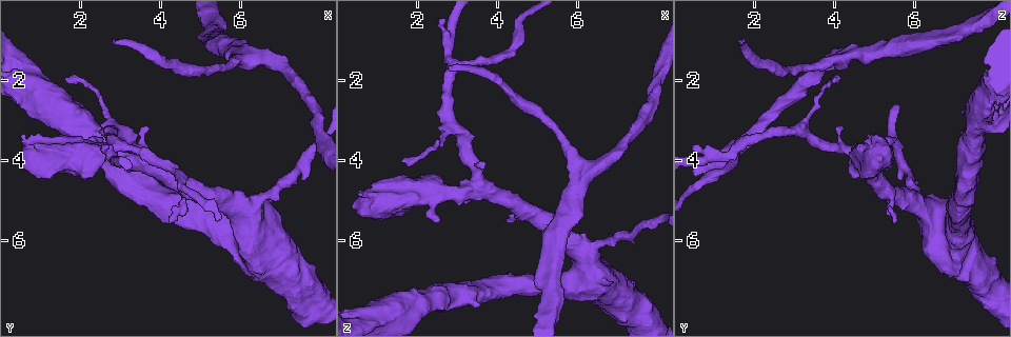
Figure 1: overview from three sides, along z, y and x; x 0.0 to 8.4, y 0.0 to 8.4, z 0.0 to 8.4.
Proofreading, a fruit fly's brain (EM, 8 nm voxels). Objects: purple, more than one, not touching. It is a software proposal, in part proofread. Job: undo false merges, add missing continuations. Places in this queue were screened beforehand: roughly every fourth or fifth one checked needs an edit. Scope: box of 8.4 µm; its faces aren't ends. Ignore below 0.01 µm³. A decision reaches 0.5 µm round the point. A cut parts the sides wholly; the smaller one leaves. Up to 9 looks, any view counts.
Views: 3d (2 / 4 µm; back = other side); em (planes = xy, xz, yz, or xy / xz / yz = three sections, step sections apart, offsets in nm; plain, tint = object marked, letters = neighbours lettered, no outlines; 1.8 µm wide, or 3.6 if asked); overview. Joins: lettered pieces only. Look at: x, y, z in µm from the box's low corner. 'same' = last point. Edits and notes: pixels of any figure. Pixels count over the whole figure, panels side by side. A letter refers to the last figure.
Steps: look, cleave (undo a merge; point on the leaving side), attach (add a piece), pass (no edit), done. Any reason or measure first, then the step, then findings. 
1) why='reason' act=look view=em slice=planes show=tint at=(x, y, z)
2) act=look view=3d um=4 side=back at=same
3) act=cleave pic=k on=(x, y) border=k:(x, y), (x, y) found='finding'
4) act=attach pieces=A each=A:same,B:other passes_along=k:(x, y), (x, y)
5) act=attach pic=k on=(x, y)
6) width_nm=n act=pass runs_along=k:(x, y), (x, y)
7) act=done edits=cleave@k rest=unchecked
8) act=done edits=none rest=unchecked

act=look view=3d um=4 at=(2.85, 1.10, 1.70)

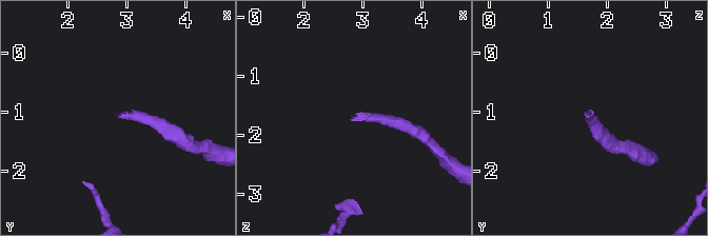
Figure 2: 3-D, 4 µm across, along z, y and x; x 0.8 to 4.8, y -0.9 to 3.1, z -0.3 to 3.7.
why='now the EM' act=look view=em slice=planes show=letters at=(2.80, 1.10, 1.70)

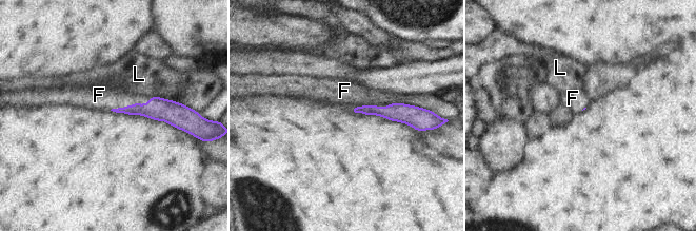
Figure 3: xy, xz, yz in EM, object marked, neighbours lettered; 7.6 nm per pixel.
act=attach pieces=F each=F:same,L:other found='the neuron continues'

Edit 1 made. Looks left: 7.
why='a fork' act=look view=3d um=2 at=(2.90, 3.25, 3.20)

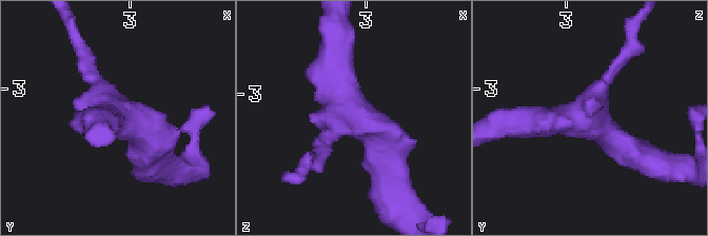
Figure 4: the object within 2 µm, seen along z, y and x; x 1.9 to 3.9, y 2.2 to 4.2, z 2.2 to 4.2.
arms=3 act=look view=em slice=planes show=tint at=(2.94, 3.30, 3.20)

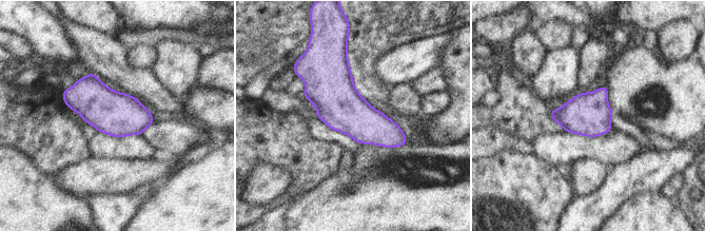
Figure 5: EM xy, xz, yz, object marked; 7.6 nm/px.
why='see the neighbours' act=look view=em slice=planes show=letters at=same

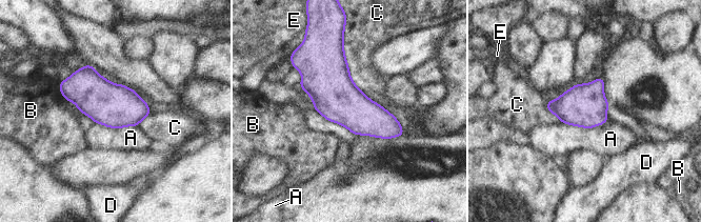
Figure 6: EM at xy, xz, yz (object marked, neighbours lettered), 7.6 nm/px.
act=pass each=A:other,B:other,C:other,D:other,E:other border=6:(559, 120), (582, 127), (608, 121) found='all the same neuron'

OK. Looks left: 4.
why='thick turns thin' act=look view=3d um=4 at=(6.25, 5.40, 6.35)

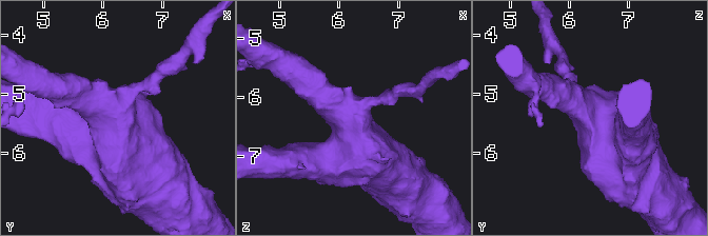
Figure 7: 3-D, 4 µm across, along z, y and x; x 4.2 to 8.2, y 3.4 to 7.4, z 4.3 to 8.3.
act=look view=em slice=planes show=plain at=(6.25, 5.35, 6.40)

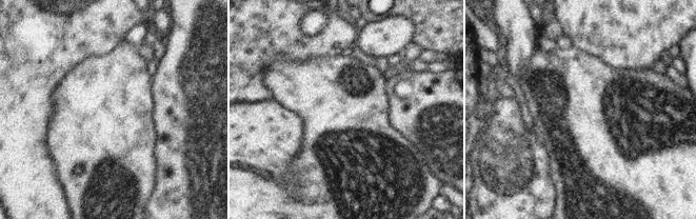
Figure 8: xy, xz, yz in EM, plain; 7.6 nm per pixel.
act=look view=em slice=planes show=letters at=same

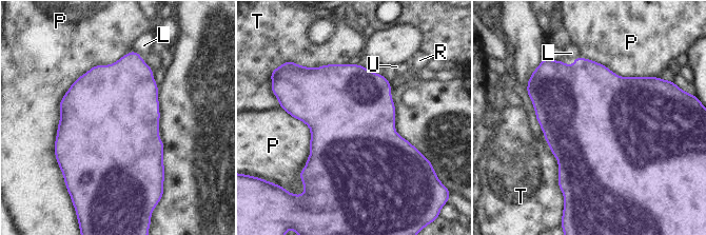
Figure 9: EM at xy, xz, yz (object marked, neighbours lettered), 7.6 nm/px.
act=pass each=L:other,P:other,R:other,T:other,U:other border=9:(543, 135), (557, 160), (559, 183) found='continuous, no second neuron'

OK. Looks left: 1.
act=done edits=attach@3 rest=unchecked

